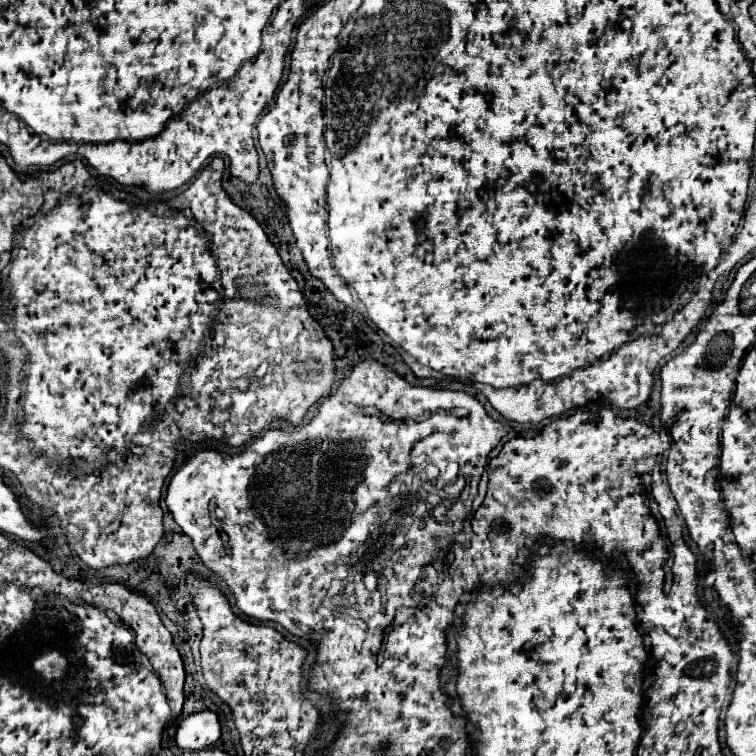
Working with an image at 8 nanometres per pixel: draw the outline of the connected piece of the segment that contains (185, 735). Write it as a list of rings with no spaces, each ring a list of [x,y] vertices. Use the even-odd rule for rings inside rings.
[[[203,710],[181,720],[175,742],[183,750],[203,750],[217,744],[221,738],[221,724],[215,712]]]

